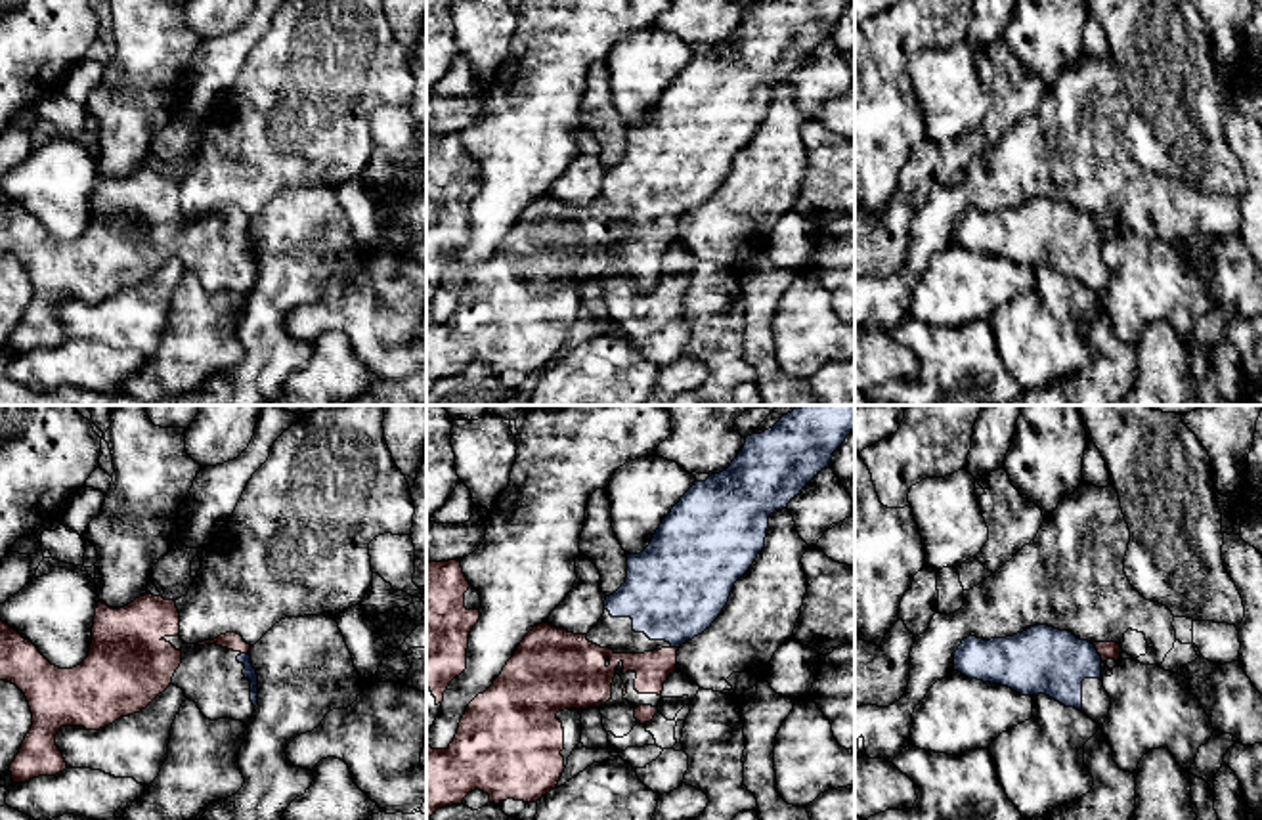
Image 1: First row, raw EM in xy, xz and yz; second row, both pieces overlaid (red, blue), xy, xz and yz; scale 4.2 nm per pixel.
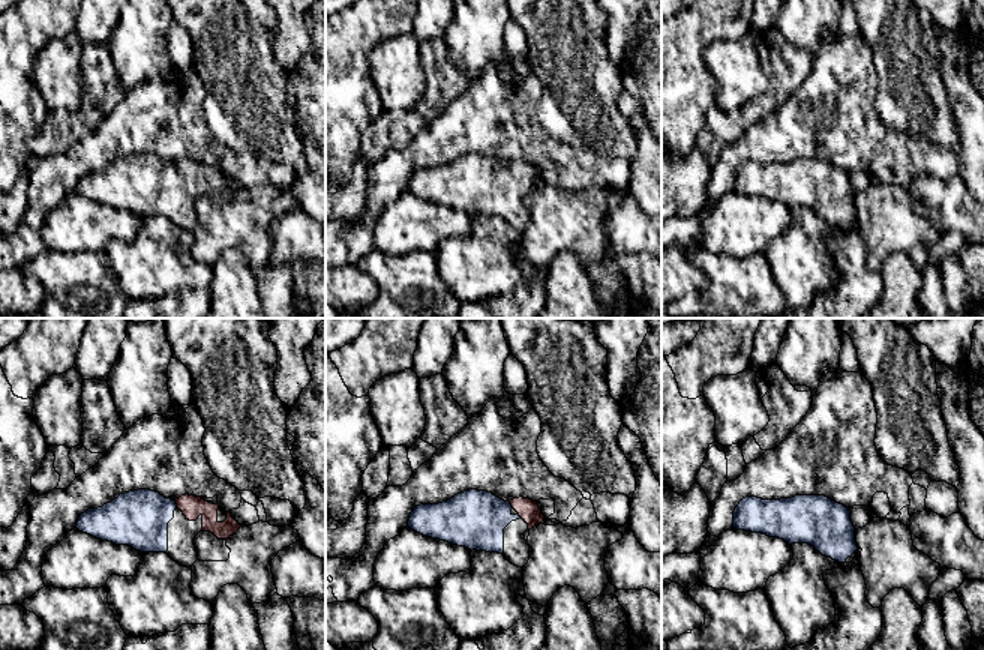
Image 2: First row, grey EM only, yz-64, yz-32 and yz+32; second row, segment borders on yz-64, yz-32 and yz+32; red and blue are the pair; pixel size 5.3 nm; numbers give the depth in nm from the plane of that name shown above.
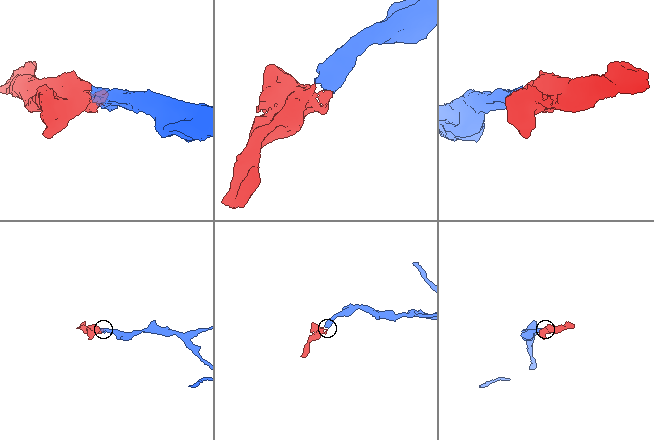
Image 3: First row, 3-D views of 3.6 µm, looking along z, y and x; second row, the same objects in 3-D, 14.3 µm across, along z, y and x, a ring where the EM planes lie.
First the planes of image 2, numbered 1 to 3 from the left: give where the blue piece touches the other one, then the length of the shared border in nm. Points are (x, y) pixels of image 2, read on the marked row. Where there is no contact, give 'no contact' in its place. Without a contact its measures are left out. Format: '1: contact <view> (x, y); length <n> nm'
1: contact yz-64 (176, 503); length 50 nm
2: contact yz-32 (510, 503); length 50 nm
3: no contact

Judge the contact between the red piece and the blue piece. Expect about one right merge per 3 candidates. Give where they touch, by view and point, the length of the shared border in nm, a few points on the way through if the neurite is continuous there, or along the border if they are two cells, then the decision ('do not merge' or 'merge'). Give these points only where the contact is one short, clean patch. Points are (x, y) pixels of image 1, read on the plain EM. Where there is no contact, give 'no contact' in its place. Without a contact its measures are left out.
meets red in yz at (1098, 224); contact 80 nm long; runs through yz (1108, 222), (1098, 224), (1083, 232), (1043, 232); merge

